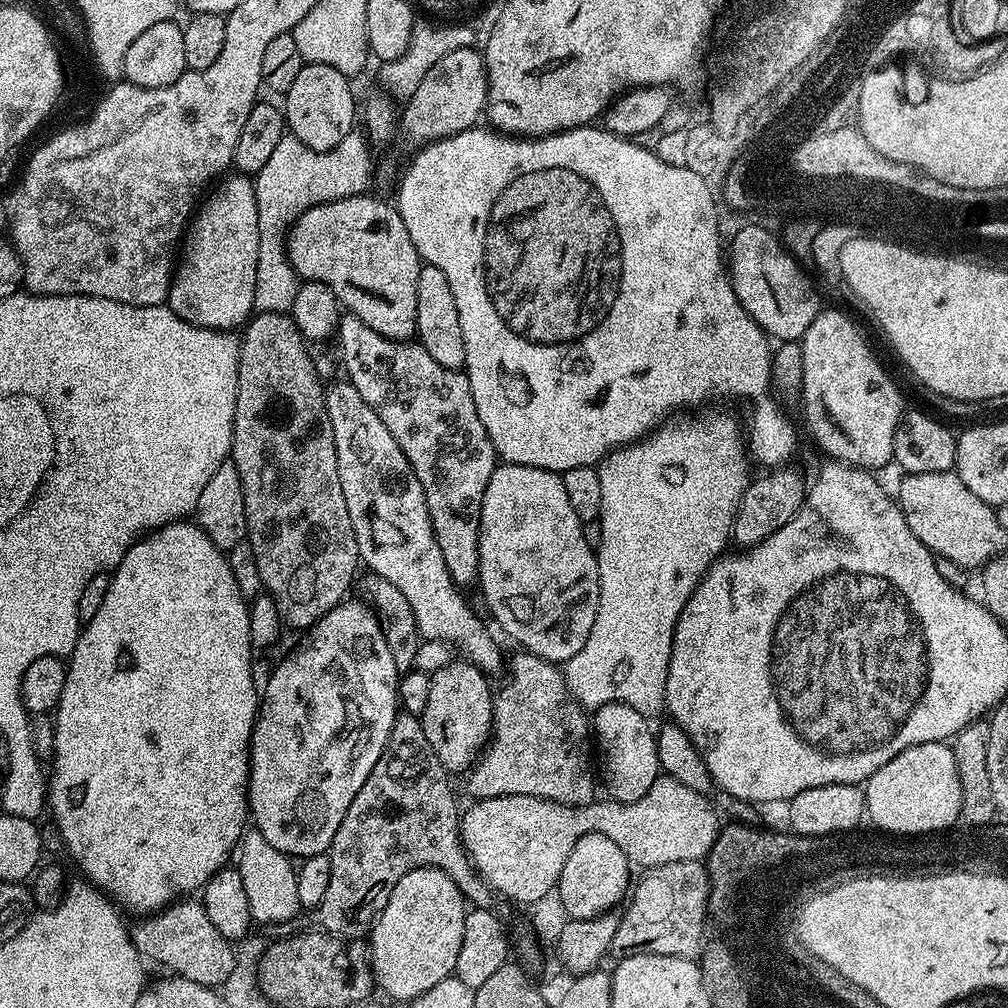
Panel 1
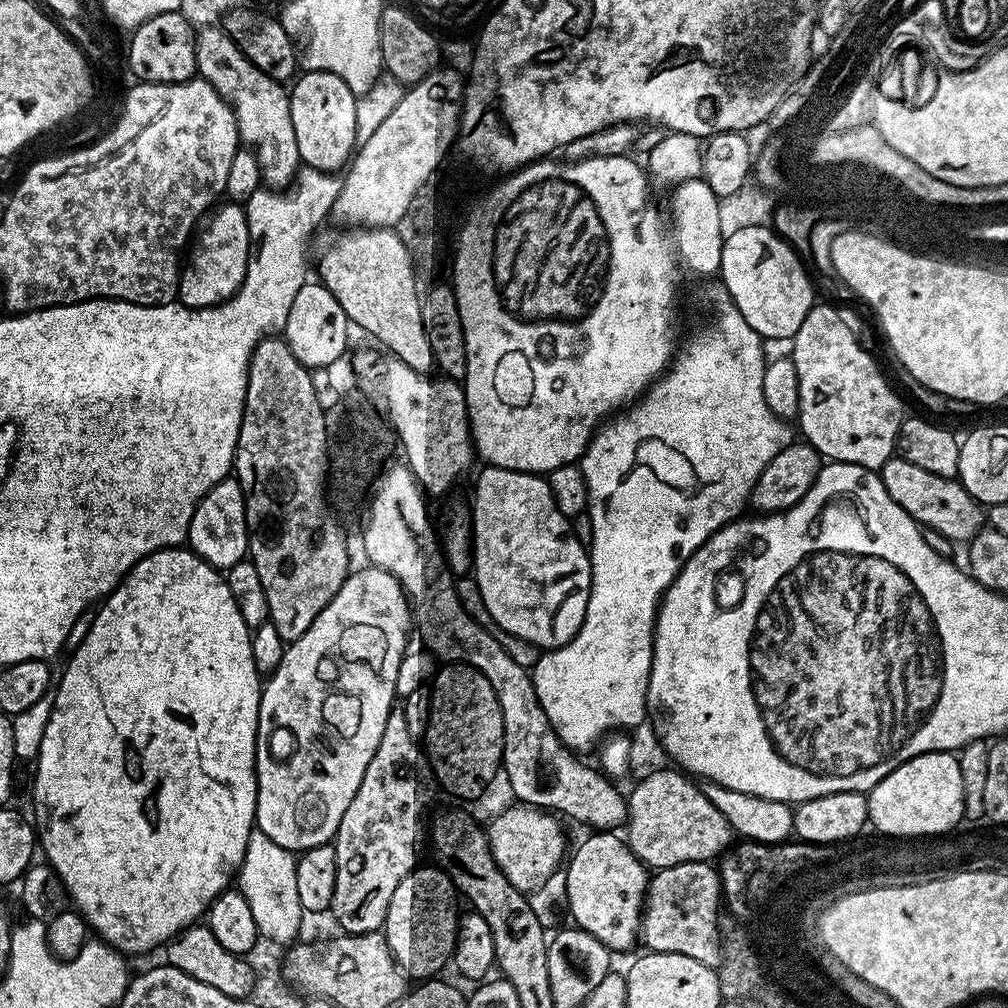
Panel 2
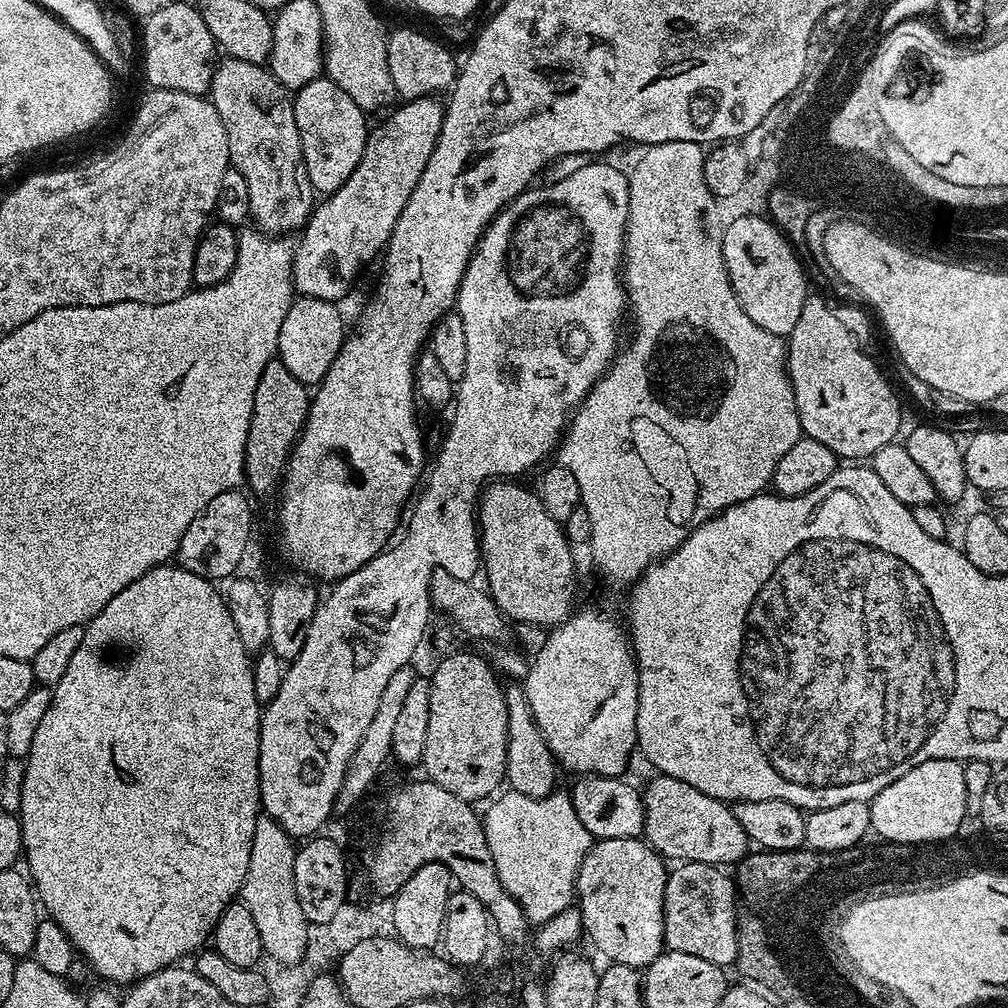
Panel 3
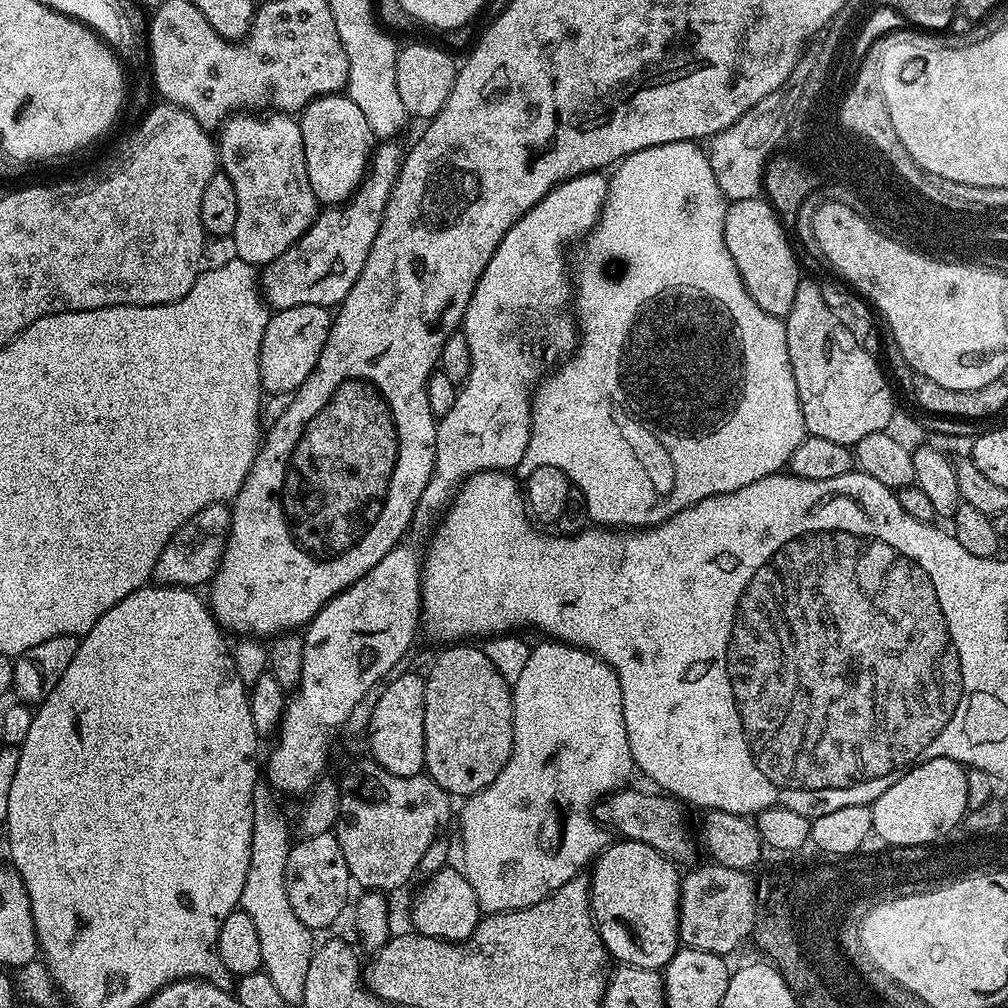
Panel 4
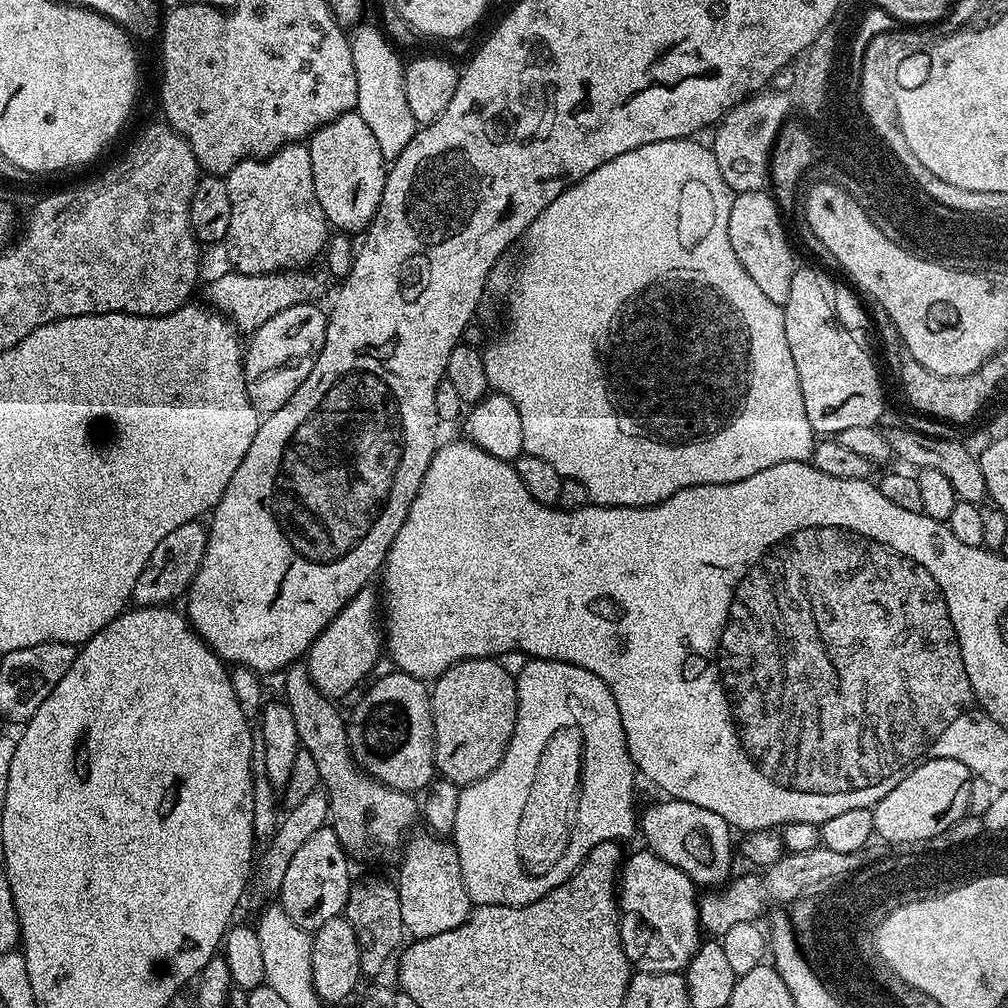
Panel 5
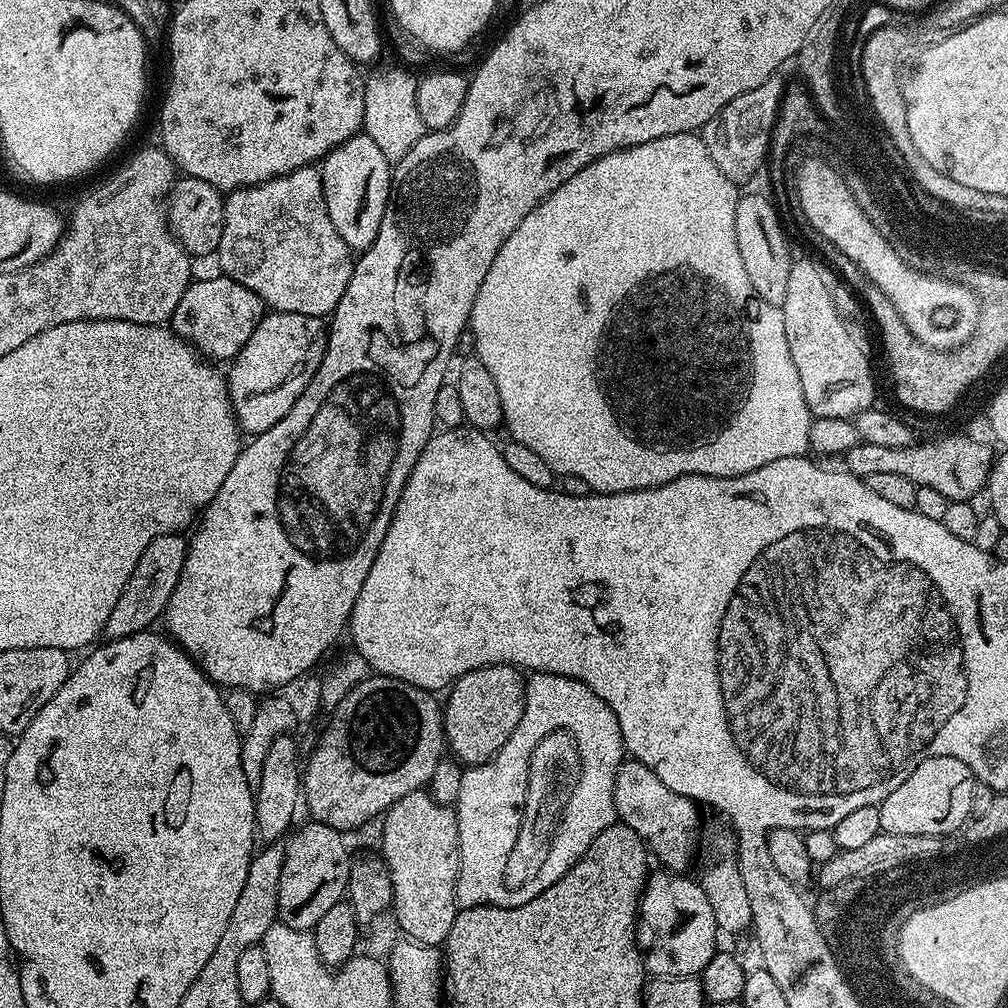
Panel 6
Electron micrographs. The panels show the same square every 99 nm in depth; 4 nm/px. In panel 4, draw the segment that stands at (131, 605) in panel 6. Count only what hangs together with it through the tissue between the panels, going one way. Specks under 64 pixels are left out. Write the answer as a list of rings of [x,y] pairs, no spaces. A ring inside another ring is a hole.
[[[227,503],[206,506],[194,518],[185,522],[166,542],[162,554],[152,571],[156,584],[173,584],[175,588],[199,589],[199,584],[207,585],[216,575],[224,547],[228,541],[228,527],[232,524],[232,510]]]

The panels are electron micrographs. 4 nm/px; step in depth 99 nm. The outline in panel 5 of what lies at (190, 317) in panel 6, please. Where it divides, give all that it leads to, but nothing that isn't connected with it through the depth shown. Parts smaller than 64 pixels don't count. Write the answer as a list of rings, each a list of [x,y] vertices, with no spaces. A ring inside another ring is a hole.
[[[227,270],[216,276],[208,284],[208,300],[215,311],[231,319],[241,333],[251,334],[262,326],[274,314],[280,313],[295,304],[306,304],[317,299],[320,284],[308,273],[308,270],[289,270],[287,272],[271,272],[265,276],[258,274],[242,274],[235,270]]]

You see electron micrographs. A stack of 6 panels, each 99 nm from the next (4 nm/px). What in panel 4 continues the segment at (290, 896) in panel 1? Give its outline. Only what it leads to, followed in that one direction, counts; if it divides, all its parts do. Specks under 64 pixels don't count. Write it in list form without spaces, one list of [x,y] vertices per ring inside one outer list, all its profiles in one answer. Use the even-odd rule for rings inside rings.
[[[258,782],[254,786],[252,813],[252,853],[250,870],[246,874],[246,886],[242,890],[239,907],[248,915],[250,922],[258,929],[258,942],[262,942],[262,971],[282,994],[285,1005],[299,1005],[306,986],[306,966],[314,951],[313,929],[298,922],[298,914],[290,910],[290,898],[286,898],[286,858],[290,847],[288,820],[280,809],[277,793],[271,784]]]

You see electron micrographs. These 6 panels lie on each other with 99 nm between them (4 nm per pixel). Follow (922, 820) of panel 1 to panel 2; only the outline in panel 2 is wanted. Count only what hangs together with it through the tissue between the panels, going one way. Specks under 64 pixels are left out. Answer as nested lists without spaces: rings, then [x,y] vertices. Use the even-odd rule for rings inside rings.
[[[927,752],[921,756],[910,758],[902,762],[878,786],[874,786],[872,791],[867,793],[868,798],[868,819],[871,827],[876,827],[878,831],[884,832],[885,837],[891,838],[901,836],[903,838],[923,838],[926,836],[939,836],[948,834],[959,820],[965,819],[964,795],[962,794],[962,770],[959,759],[951,752]]]

